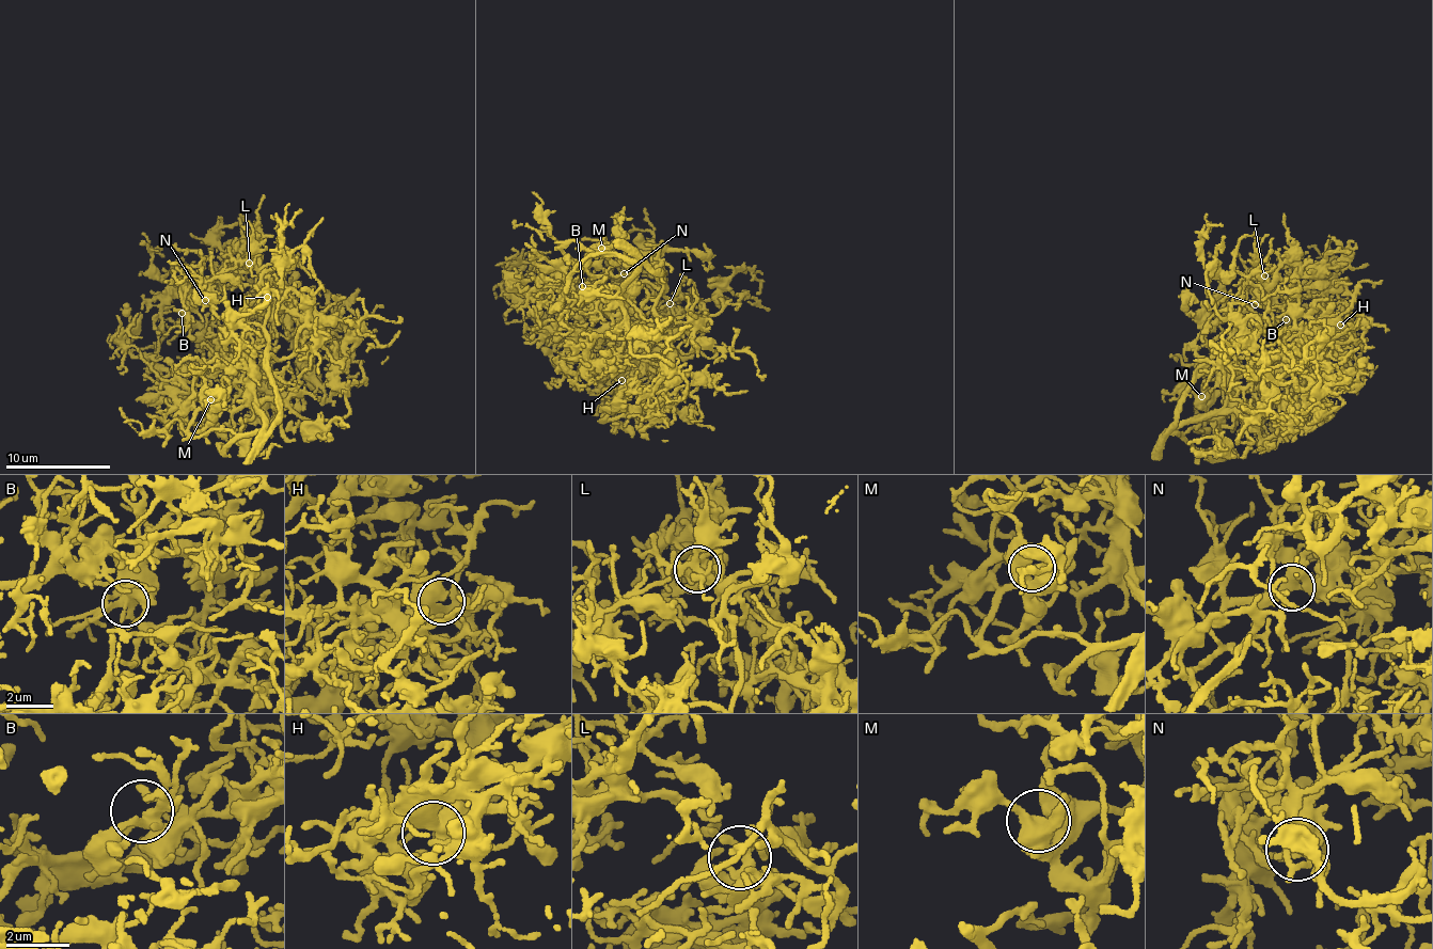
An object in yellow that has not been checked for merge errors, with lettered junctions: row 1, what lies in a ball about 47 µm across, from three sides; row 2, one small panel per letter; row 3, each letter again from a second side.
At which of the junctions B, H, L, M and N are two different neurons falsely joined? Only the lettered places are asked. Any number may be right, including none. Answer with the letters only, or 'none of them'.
none of them

